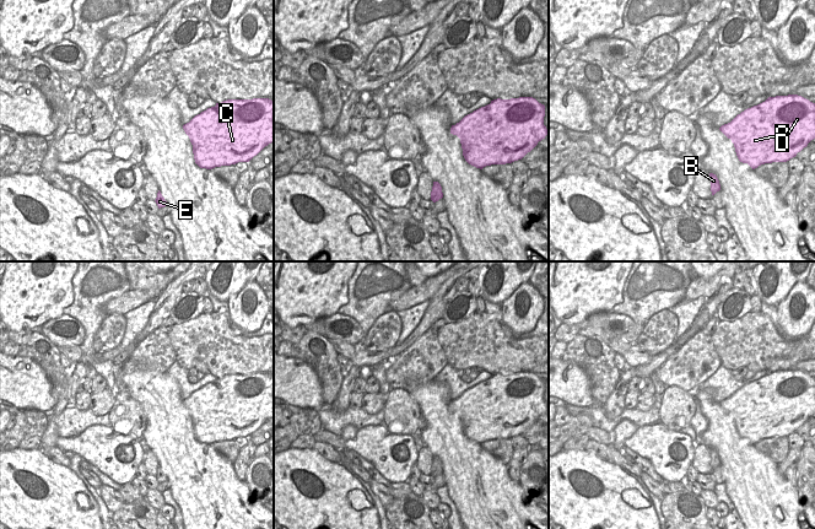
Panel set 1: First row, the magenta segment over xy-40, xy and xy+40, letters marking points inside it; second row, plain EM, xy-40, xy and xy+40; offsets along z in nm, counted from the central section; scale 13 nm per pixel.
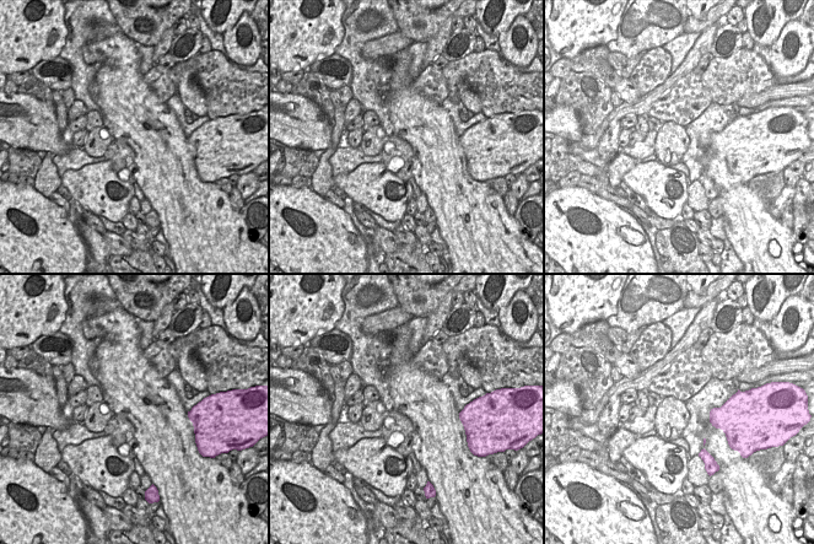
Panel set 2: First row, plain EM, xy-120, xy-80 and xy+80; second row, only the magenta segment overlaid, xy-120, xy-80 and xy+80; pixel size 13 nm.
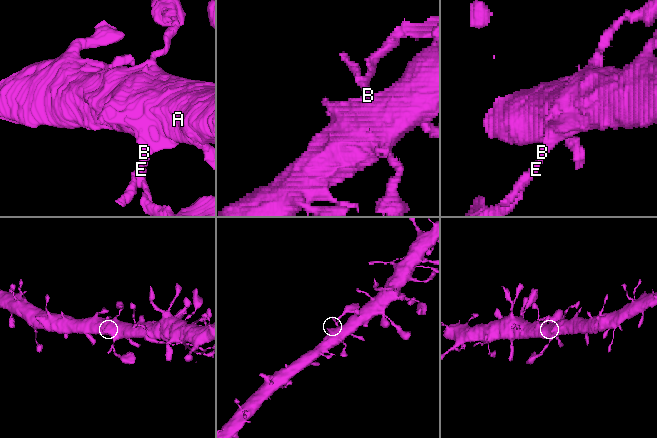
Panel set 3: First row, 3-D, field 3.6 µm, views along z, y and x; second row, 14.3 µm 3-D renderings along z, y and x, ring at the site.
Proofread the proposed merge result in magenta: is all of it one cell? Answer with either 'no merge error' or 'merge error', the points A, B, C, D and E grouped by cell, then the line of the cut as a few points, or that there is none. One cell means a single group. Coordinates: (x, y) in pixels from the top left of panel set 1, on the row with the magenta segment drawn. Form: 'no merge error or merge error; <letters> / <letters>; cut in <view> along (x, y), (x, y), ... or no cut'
no merge error; A B C D E; no cut

